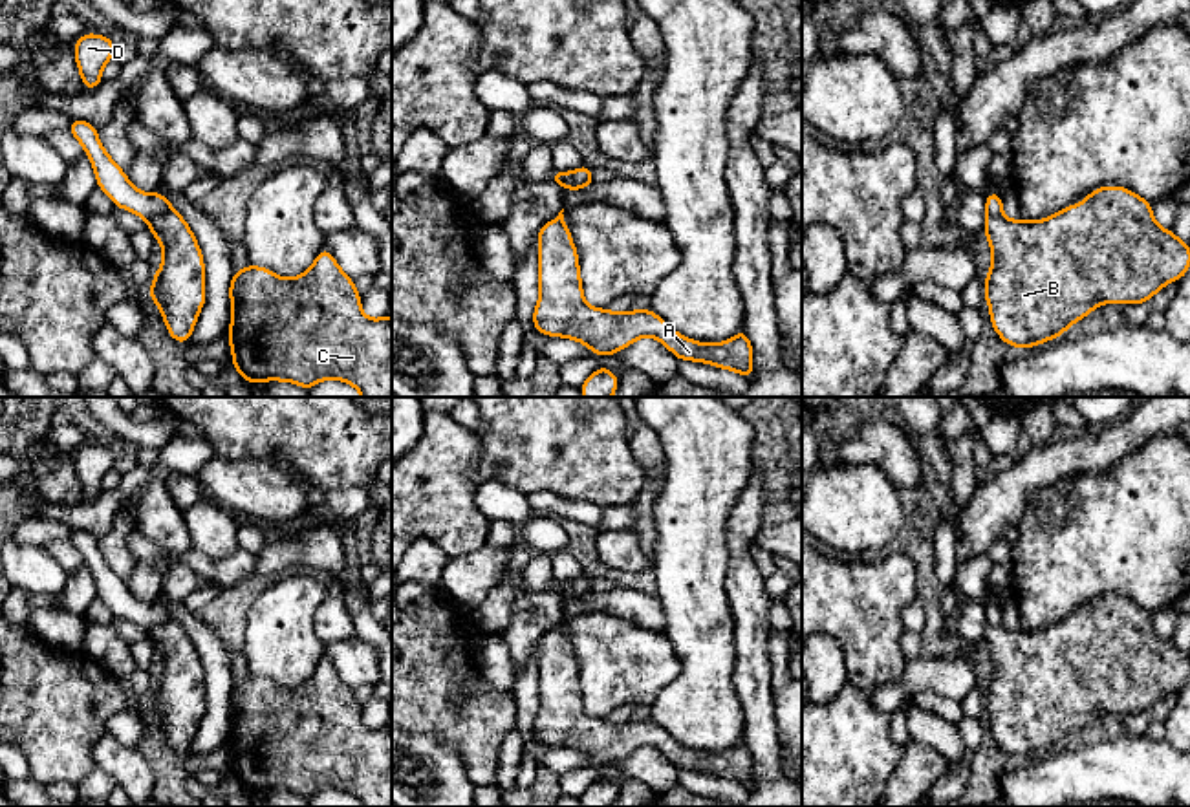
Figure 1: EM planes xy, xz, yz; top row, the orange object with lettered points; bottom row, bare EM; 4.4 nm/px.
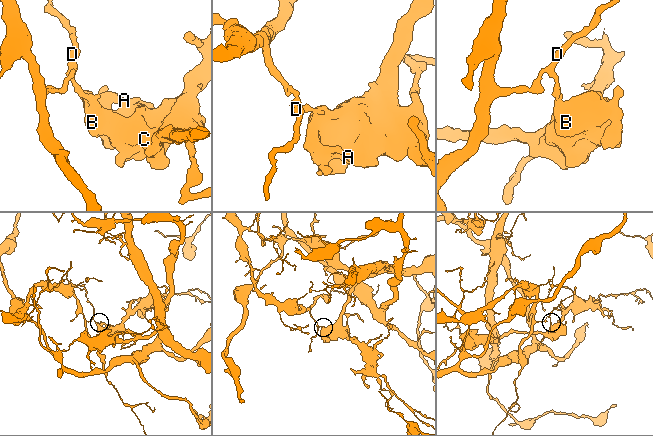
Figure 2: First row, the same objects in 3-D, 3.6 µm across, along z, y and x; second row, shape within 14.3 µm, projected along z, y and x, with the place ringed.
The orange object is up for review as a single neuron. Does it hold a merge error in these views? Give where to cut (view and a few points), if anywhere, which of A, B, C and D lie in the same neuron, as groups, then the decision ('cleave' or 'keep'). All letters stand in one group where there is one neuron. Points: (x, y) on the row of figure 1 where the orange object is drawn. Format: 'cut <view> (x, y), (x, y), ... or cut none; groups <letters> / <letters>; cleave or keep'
cut xy (171, 209), (149, 222); groups A B C / D; cleave

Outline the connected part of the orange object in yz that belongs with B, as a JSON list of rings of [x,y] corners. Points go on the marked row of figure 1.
[[[1098,187],[1080,205],[1038,221],[987,216],[983,232],[992,251],[985,278],[990,322],[1007,346],[1022,350],[1062,337],[1100,304],[1146,302],[1190,267],[1190,245],[1159,227],[1152,203],[1124,187]]]

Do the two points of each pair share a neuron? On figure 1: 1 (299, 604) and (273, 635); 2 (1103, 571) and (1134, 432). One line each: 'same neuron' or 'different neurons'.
1: same neuron
2: different neurons

